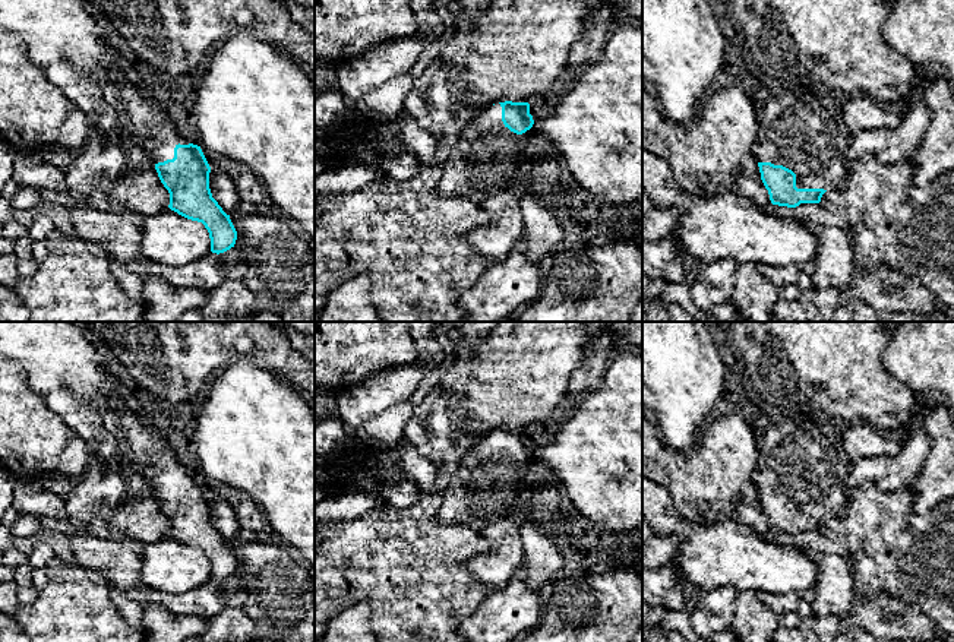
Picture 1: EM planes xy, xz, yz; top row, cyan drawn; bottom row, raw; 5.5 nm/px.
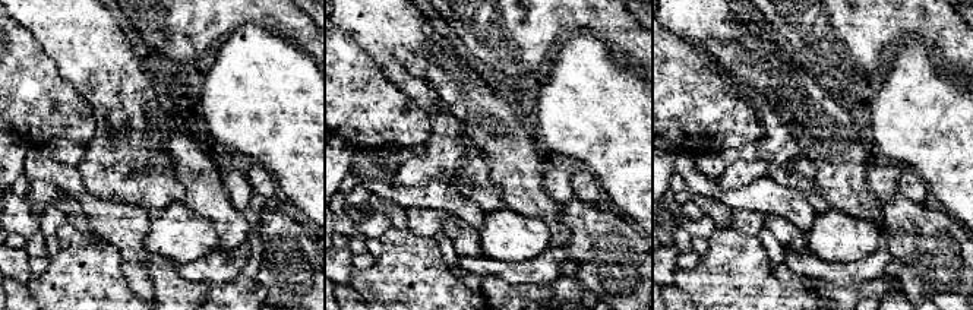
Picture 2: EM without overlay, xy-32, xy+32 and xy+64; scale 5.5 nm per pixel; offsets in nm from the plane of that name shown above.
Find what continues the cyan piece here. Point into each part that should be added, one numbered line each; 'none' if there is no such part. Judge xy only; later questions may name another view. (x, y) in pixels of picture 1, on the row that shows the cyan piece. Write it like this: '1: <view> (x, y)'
1: xy (160, 108)

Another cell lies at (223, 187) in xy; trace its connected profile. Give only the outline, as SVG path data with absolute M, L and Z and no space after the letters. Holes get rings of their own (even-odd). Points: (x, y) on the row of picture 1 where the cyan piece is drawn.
M211 168L209 189L212 197L227 215L231 215L240 206L240 196L236 189L234 178L231 178L228 174L217 168Z

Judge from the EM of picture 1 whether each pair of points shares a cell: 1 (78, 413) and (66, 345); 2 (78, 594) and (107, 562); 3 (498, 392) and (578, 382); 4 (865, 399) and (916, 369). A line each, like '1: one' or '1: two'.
1: one
2: two
3: two
4: two

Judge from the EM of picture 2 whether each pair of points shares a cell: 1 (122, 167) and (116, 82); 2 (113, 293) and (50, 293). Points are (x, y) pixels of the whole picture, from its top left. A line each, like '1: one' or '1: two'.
1: one
2: one

